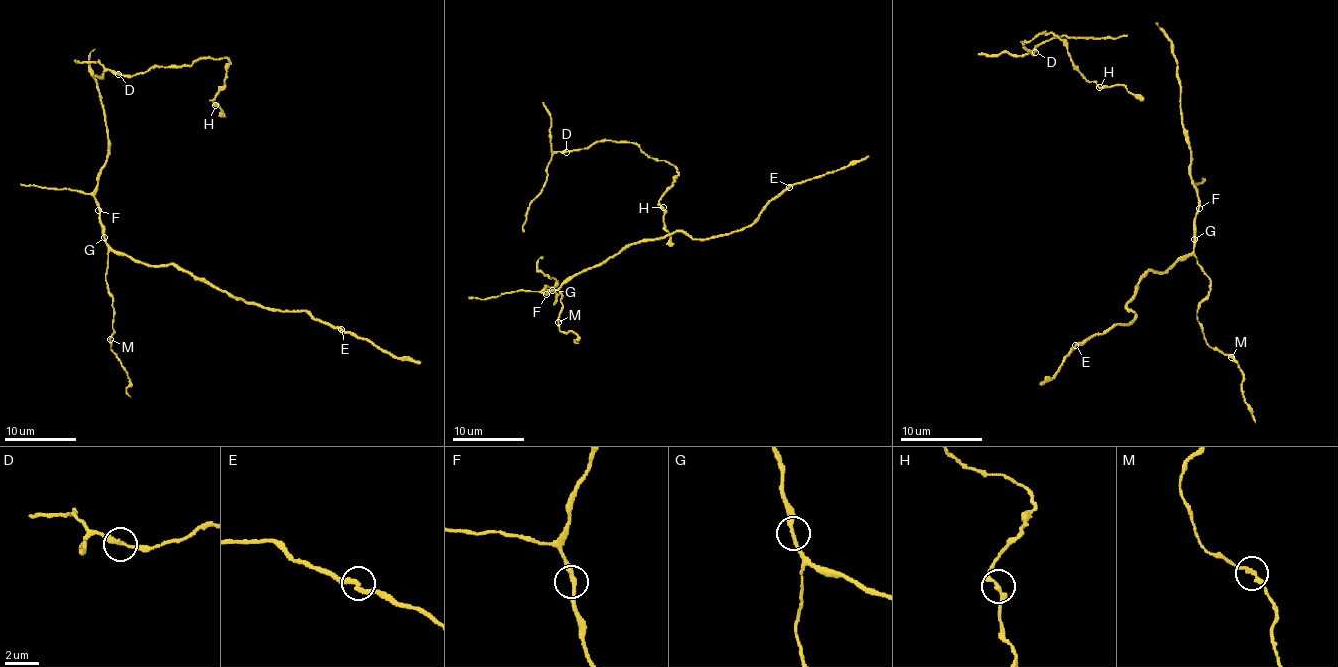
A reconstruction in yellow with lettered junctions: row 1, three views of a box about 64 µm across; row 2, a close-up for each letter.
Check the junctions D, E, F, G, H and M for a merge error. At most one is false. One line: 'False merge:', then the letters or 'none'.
False merge: none

